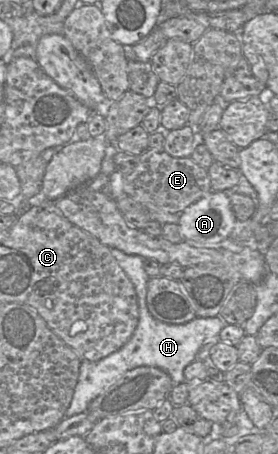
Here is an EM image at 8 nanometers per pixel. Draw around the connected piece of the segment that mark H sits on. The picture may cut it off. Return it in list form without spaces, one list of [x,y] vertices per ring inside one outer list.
[[[110,248],[110,253],[135,288],[139,308],[138,324],[130,339],[119,350],[98,361],[81,360],[74,394],[65,412],[66,418],[86,412],[93,399],[112,386],[127,371],[139,366],[164,370],[170,376],[173,386],[185,382],[183,371],[186,366],[196,360],[203,345],[229,325],[220,316],[196,317],[184,324],[168,324],[155,319],[146,305],[147,283],[150,278],[144,270],[143,257],[128,255],[115,248]]]

